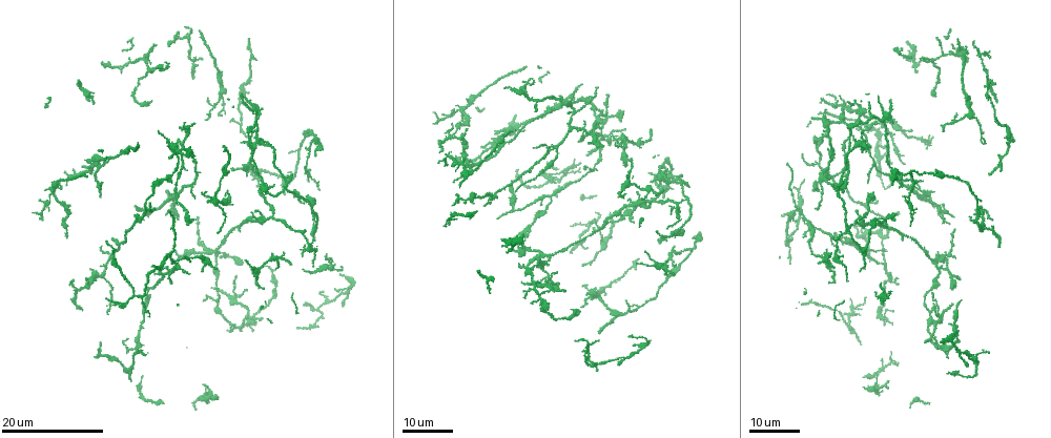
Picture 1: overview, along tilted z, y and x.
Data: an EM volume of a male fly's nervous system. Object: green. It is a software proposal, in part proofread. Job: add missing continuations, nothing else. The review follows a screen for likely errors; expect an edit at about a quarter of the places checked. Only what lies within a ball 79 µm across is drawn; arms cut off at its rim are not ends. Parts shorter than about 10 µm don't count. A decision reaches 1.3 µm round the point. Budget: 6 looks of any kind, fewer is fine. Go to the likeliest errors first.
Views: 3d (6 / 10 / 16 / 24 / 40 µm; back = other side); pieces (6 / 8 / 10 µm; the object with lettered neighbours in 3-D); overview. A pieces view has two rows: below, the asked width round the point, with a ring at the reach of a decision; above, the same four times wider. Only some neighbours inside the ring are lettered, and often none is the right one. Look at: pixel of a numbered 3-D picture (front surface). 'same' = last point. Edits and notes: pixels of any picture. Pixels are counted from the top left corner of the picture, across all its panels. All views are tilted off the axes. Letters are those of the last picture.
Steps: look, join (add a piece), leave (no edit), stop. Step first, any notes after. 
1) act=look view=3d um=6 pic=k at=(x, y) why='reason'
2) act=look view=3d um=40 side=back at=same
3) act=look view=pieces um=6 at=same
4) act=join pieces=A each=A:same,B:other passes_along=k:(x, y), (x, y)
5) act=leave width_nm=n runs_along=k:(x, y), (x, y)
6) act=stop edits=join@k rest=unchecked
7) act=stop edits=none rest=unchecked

act=look view=3d um=24 pic=1 at=(177, 141) why='thin end'

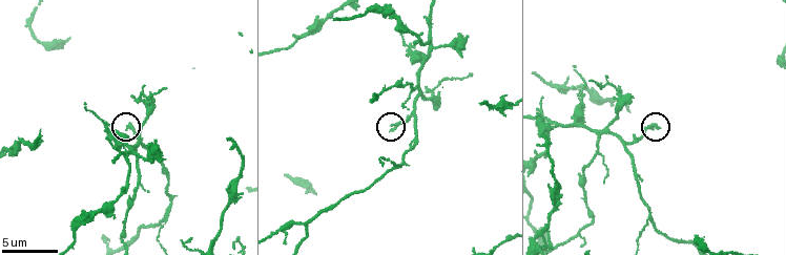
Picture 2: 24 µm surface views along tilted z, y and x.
act=look view=pieces um=6 pic=2 at=(658, 125)

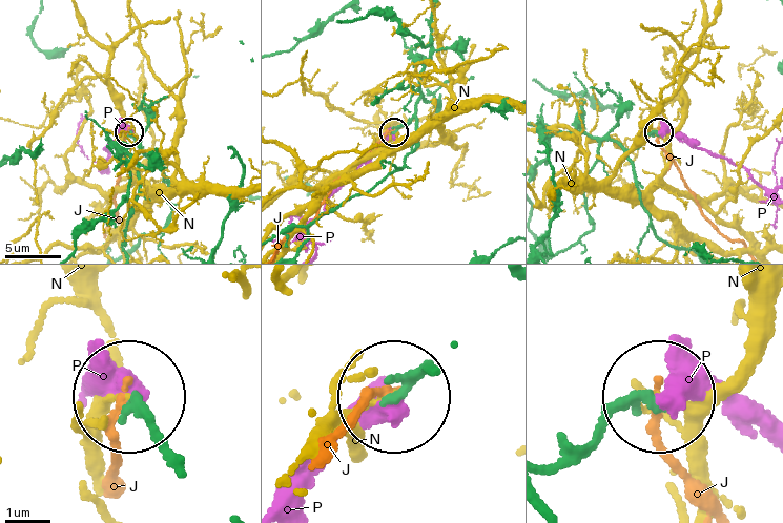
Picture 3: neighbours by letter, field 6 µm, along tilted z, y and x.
act=join pieces=P each=J:other,N:other,P:same found='it goes on there'

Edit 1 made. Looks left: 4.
act=look view=3d um=24 pic=1 at=(598, 332) why='free end'

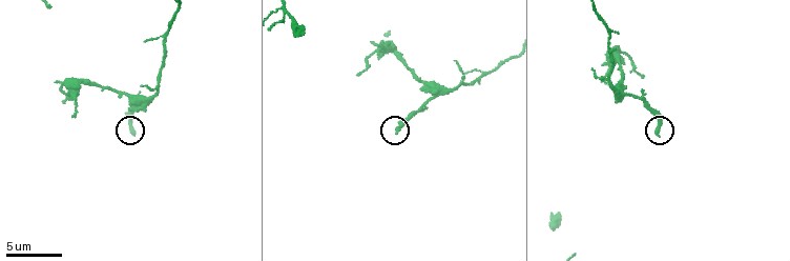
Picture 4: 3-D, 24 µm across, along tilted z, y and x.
act=look view=pieces um=8 pic=4 at=(135, 133)

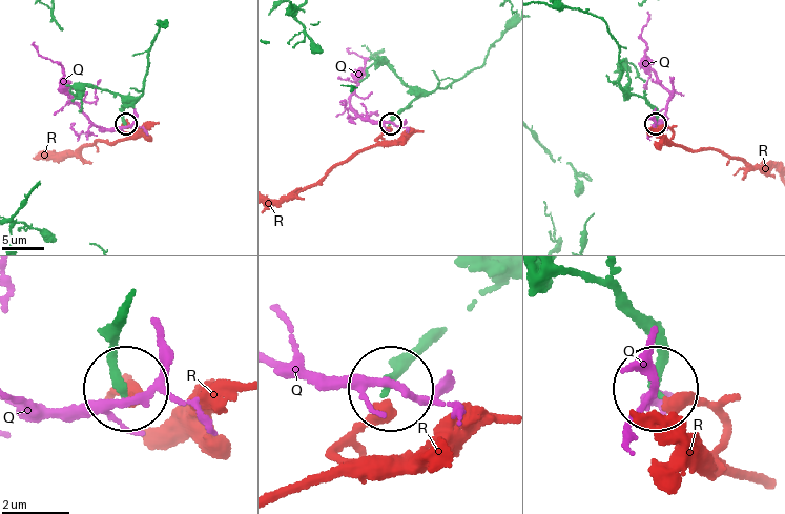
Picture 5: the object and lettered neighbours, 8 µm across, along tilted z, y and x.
act=leave each=Q:other,R:other runs_along=5:(124, 320), (115, 349), (123, 385) found='no lettered piece goes on from it'

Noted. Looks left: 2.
act=stop edits=join@3 rest=unchecked

